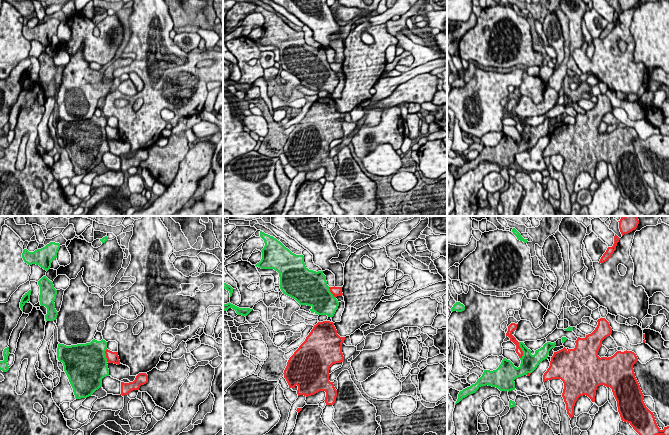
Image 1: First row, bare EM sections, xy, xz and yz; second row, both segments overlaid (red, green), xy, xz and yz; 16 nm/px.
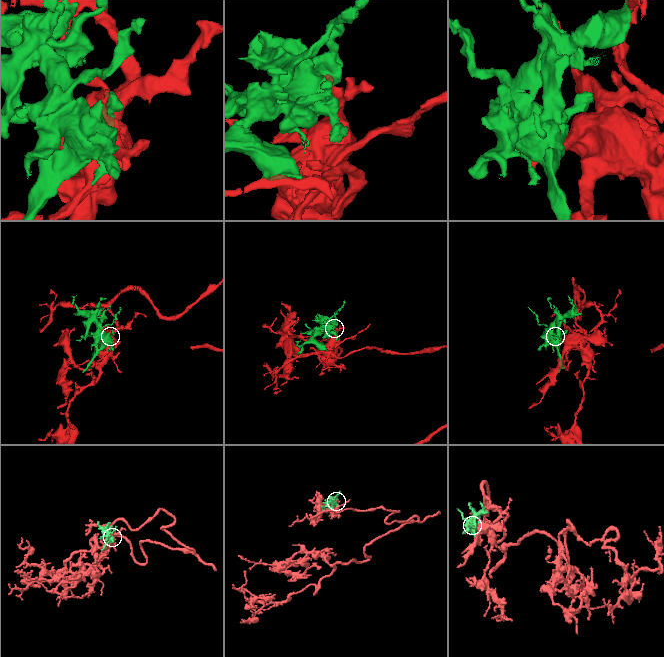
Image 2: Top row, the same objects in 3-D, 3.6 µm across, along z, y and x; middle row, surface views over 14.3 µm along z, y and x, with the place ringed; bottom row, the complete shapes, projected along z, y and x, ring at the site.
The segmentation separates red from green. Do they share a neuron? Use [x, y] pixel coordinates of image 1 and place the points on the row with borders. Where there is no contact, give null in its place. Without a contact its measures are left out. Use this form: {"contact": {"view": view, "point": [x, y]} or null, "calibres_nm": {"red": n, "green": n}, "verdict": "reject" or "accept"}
{"contact": {"view": "yz", "point": [521, 350]}, "calibres_nm": {"red": 100, "green": 280}, "verdict": "accept"}

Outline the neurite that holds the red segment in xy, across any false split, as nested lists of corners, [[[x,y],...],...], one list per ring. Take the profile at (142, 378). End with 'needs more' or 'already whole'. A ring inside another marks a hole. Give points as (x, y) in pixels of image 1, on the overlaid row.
[[[139,373],[133,382],[124,383],[121,382],[121,394],[122,396],[128,395],[133,390],[139,390],[141,385],[148,382],[148,375],[146,373]]]; already whole

